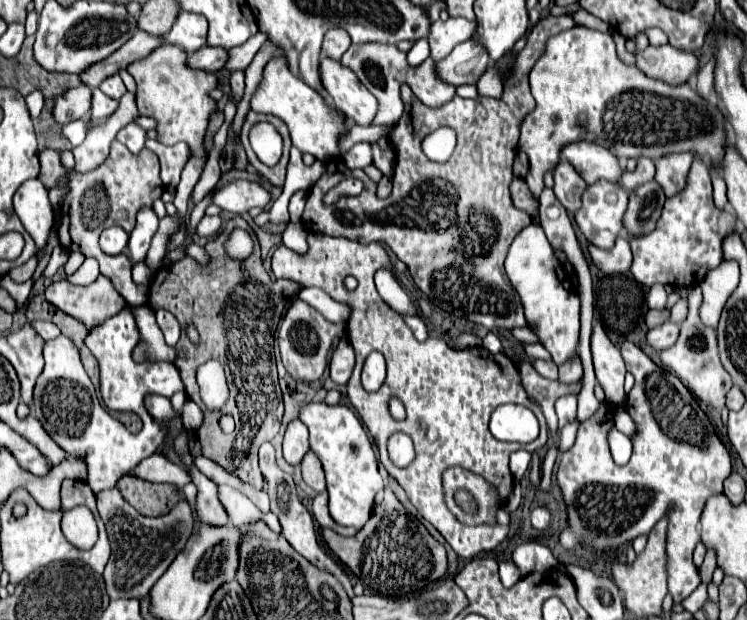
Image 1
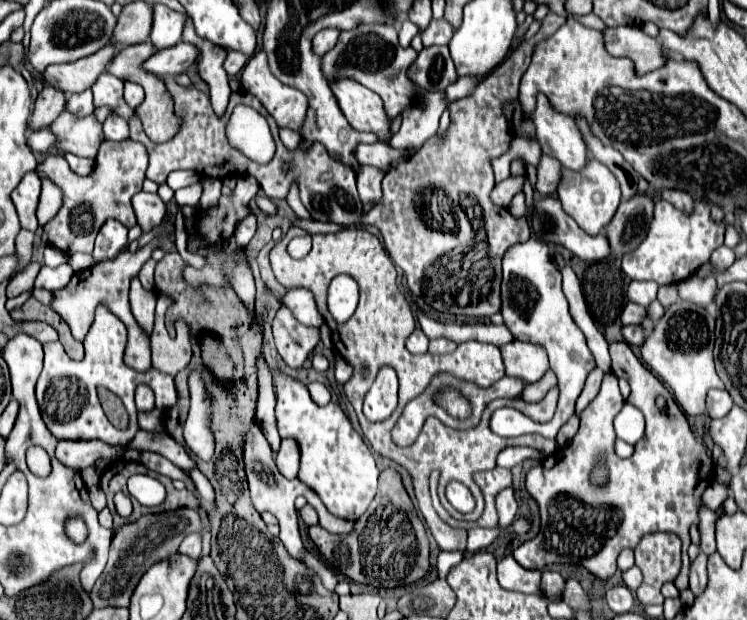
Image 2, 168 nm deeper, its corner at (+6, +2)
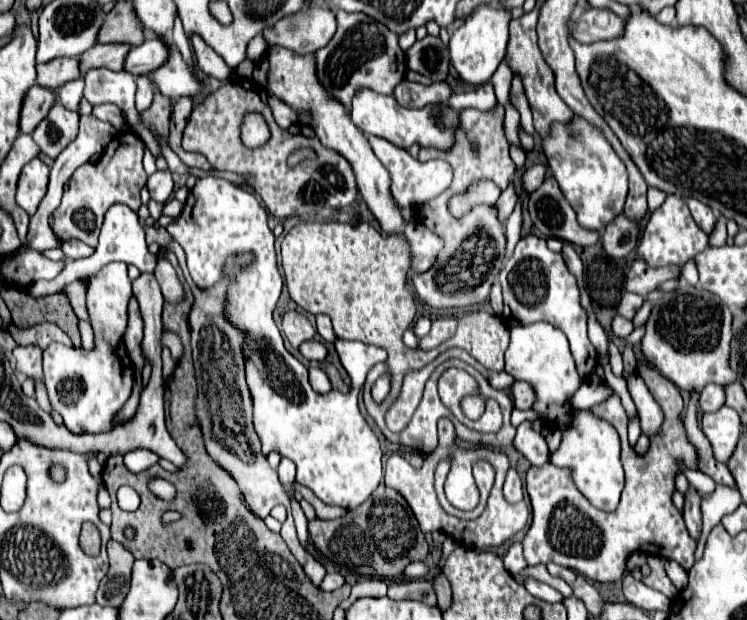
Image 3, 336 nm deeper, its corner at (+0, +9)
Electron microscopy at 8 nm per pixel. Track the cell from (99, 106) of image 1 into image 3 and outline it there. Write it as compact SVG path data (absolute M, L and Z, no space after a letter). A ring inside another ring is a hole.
M84 78L72 80L72 82L64 84L62 88L56 88L54 92L56 92L60 104L64 104L64 106L66 106L68 110L72 110L72 112L78 112L80 102L82 102L82 98L84 98Z

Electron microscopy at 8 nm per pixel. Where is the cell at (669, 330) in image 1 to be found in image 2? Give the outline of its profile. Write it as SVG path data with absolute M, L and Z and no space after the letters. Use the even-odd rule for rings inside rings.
M628 325L628 327L622 327L622 337L628 345L642 345L646 339L646 333L642 331L640 325Z

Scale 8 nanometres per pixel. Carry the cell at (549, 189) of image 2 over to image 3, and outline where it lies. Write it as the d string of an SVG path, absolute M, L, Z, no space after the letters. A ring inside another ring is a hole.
M536 164L536 166L528 168L528 170L524 170L524 174L522 174L522 188L526 192L534 192L542 184L542 178L546 178L546 172L548 172L546 164Z

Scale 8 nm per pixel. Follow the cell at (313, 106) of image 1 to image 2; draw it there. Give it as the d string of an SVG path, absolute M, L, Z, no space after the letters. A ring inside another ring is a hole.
M254 53L250 57L240 75L240 81L248 93L260 99L260 103L280 127L290 127L294 131L300 129L308 109L308 99L304 93L280 83L270 73L264 53Z

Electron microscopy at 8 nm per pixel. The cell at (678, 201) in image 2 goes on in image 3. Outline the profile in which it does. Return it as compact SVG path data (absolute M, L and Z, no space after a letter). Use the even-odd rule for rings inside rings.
M688 198L686 204L688 204L688 208L690 208L690 212L692 212L692 218L696 220L696 224L698 224L704 232L710 234L712 228L714 228L714 222L716 222L716 216L714 216L714 212L710 210L710 206L708 206L708 204L702 204L700 200L694 200L694 198Z

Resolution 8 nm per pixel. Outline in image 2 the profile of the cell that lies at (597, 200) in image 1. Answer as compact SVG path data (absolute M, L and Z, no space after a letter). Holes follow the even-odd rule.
M588 159L584 171L568 171L562 169L562 177L558 183L558 199L562 203L562 209L588 233L588 235L598 235L614 217L618 205L620 205L620 185L616 183L616 177L612 171L602 165L596 159Z

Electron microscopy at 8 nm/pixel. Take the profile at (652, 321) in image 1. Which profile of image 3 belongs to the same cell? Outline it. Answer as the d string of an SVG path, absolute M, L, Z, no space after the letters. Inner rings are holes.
M624 294L622 300L620 300L620 304L618 304L618 312L620 312L620 316L632 320L634 314L638 312L638 308L642 306L642 302L644 302L644 298L638 296L638 294Z

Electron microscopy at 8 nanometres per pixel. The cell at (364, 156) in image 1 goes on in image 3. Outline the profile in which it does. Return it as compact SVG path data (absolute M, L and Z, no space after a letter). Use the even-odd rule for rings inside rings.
M368 136L368 142L370 142L376 158L390 172L390 178L392 178L390 192L392 192L396 204L414 208L416 204L424 204L430 198L442 194L450 186L450 182L452 182L452 166L446 160L430 160L430 162L422 164L416 158L412 158L406 148L398 148L394 144L390 144L388 140L382 140L378 136Z

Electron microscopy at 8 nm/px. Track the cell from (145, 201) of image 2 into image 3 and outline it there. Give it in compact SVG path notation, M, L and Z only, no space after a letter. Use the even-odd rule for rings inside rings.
M156 172L148 178L148 192L150 192L150 198L160 202L160 204L166 204L174 192L174 184L172 184L172 174L170 172Z

